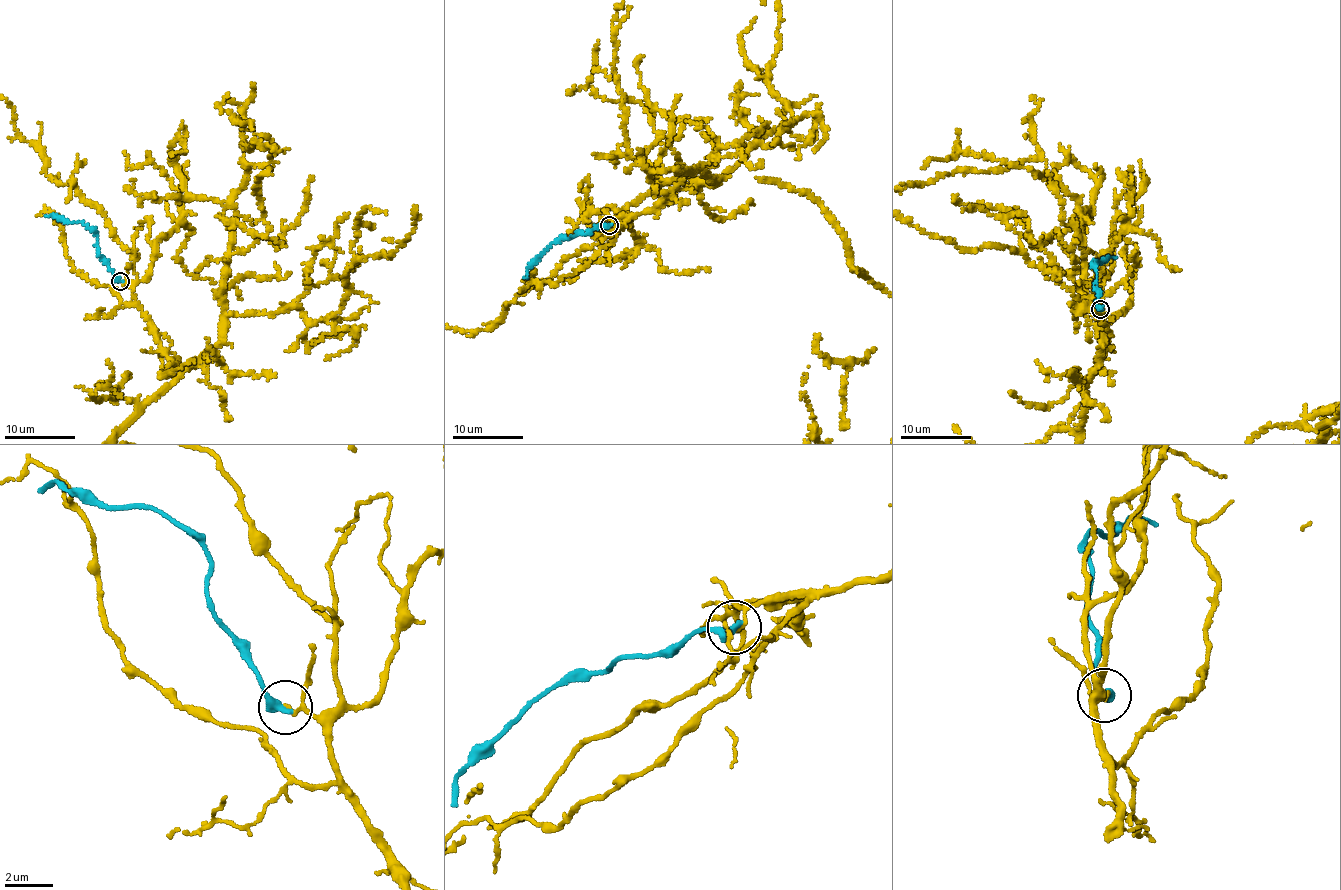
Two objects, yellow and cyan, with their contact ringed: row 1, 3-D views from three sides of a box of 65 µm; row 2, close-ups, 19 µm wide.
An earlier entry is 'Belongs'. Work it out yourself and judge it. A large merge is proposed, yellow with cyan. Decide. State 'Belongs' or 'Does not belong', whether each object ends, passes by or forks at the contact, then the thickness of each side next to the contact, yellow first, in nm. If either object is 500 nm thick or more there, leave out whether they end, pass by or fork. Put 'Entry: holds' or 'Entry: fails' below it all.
Does not belong. At the ring yellow ends. At the ring cyan ends. Thickness 160 nm (yellow) against 420 nm
Entry: fails

